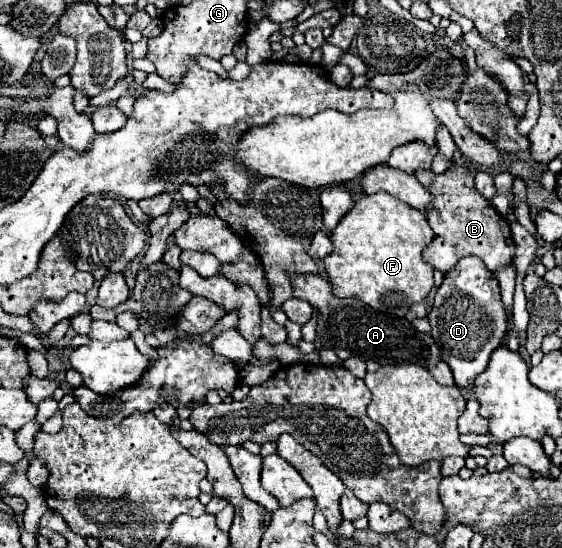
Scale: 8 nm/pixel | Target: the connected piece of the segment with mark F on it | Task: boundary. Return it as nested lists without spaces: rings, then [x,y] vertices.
[[[377,192],[363,196],[355,202],[355,206],[339,220],[339,224],[331,230],[331,242],[335,250],[323,260],[325,270],[329,274],[329,282],[333,284],[333,294],[337,298],[359,298],[367,306],[387,312],[393,316],[405,316],[411,304],[423,302],[425,296],[433,288],[433,266],[421,258],[423,248],[433,240],[431,226],[423,212],[413,210],[405,202],[397,200],[391,194]]]

